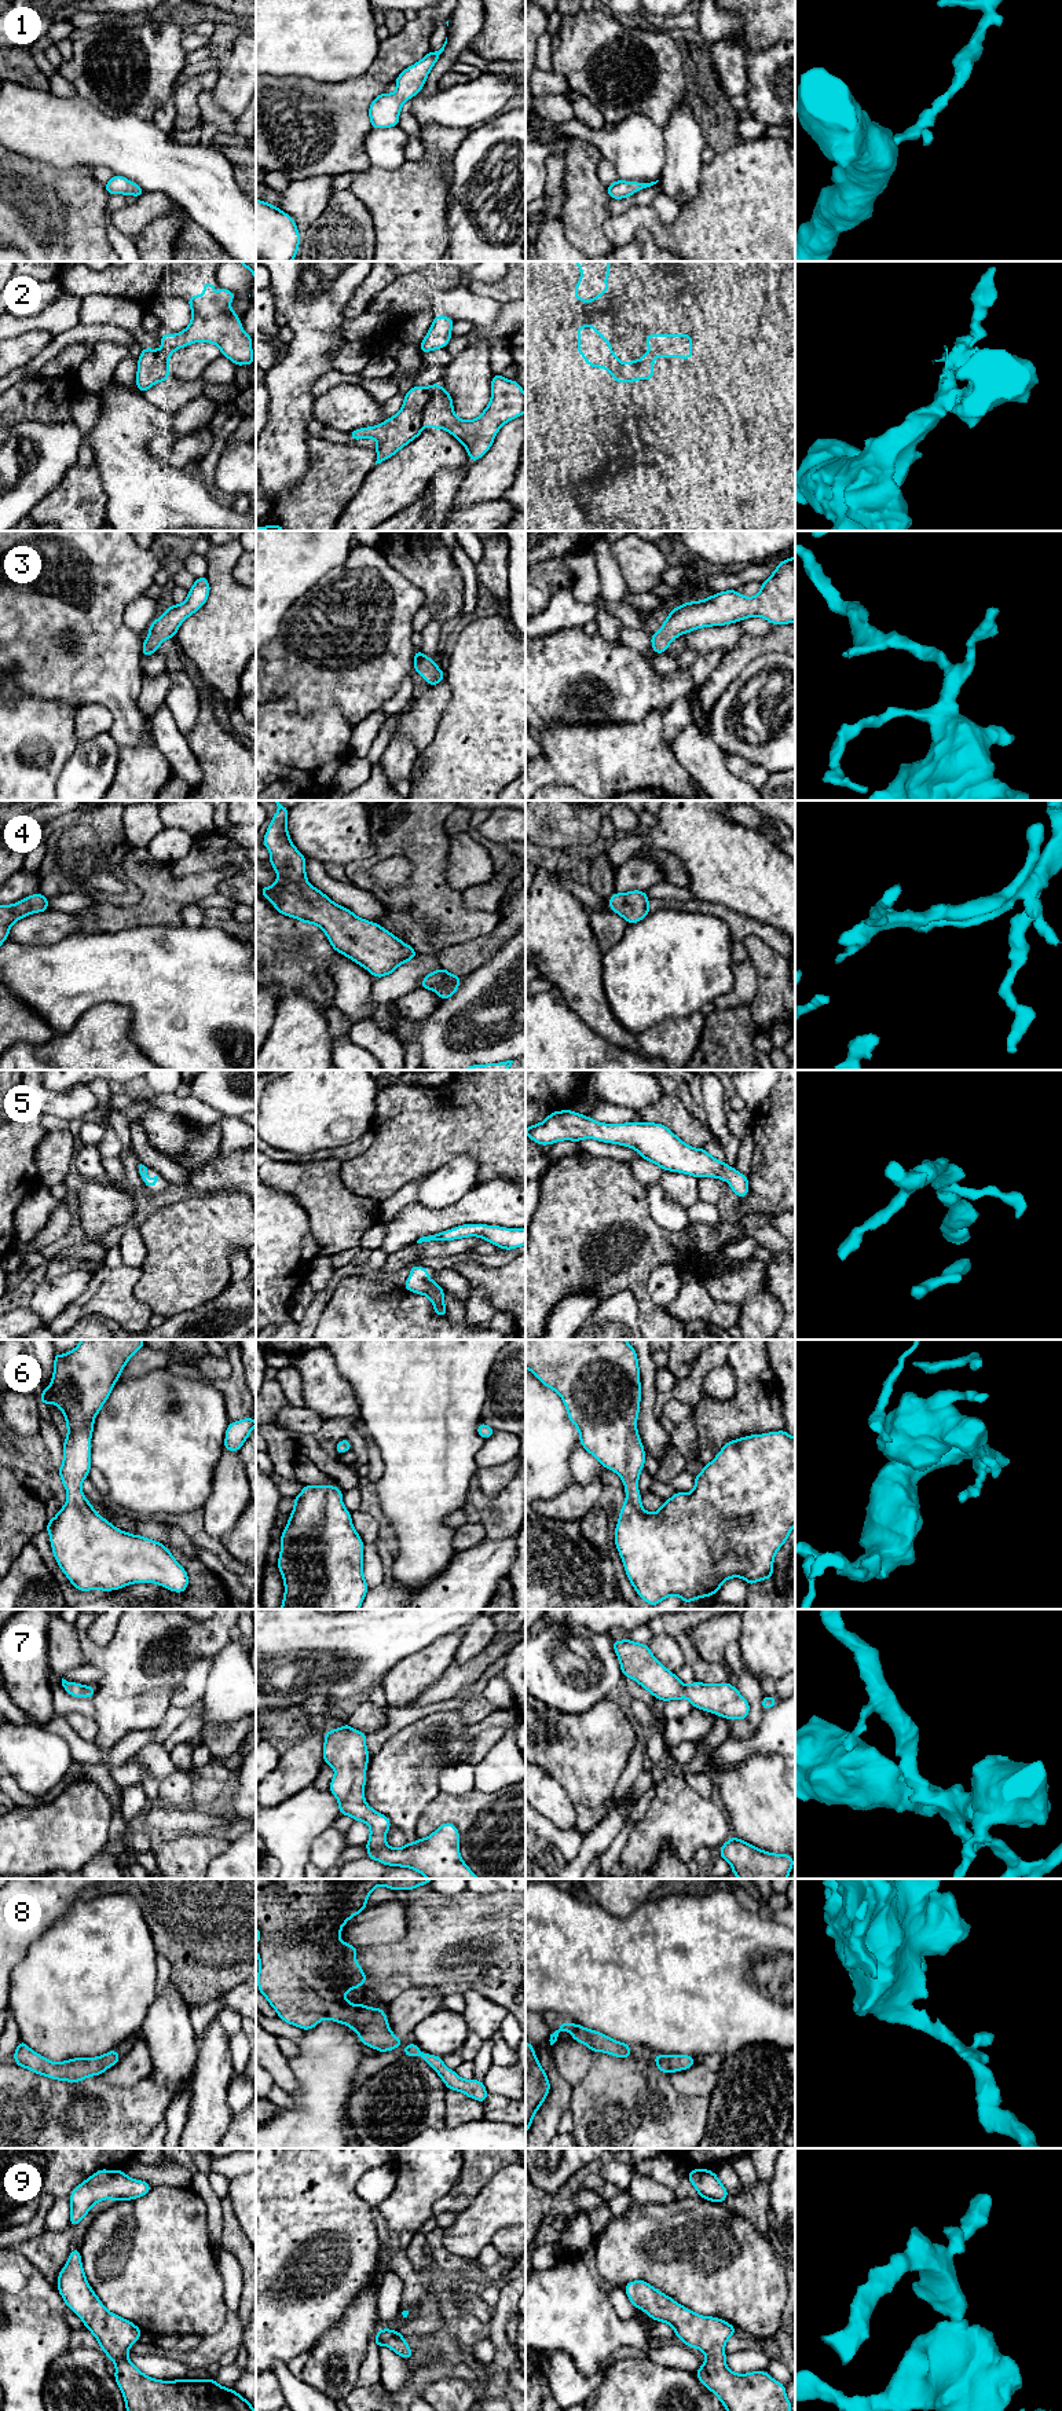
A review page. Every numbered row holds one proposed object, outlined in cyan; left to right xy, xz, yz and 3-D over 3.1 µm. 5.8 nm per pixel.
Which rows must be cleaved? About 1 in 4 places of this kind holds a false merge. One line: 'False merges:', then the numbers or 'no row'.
False merges: 2

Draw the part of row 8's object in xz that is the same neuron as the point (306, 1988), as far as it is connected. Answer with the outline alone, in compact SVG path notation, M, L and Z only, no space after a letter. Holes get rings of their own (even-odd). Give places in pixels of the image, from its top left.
M256 1879L256 1928L259 1957L257 1986L277 2011L278 2018L303 2030L315 2027L321 2020L330 2019L344 2023L359 2034L360 2042L387 2052L398 2048L403 2038L396 2037L381 2007L369 2008L366 2004L351 2004L345 1993L360 1987L367 1976L355 1960L358 1948L340 1939L341 1928L354 1916L366 1909L366 1901L377 1886L393 1891L413 1890L433 1879Z

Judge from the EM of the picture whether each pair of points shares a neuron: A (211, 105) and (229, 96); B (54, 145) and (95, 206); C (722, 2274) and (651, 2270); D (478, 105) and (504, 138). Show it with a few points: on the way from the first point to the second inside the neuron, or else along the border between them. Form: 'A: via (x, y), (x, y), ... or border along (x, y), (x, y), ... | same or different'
A: border along (211, 91), (215, 101), (226, 112), (238, 117) | different
B: border along (37, 160), (58, 168), (95, 167) | different
C: via (705, 2270), (669, 2270) | same
D: border along (500, 113), (486, 123) | different

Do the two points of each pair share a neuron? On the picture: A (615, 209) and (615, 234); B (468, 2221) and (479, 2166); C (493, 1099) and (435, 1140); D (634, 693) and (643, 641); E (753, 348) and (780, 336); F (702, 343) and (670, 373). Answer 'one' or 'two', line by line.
A: two
B: two
C: one
D: two
E: two
F: two

